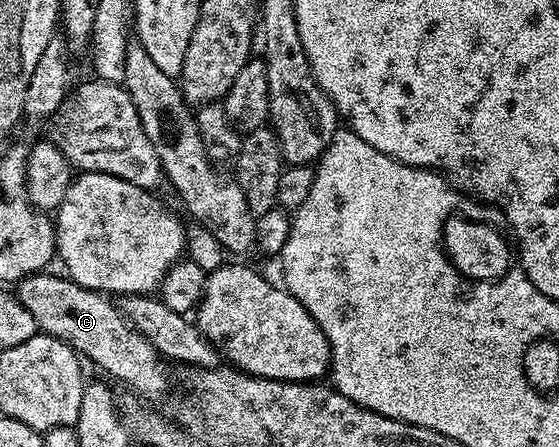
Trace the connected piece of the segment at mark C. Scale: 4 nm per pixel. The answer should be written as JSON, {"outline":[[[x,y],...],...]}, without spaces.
{"outline":[[[46,270],[36,272],[33,276],[25,276],[16,284],[18,300],[35,318],[39,329],[47,336],[63,340],[68,347],[78,353],[79,357],[85,358],[87,361],[90,359],[96,367],[103,368],[111,376],[111,378],[109,377],[111,381],[119,380],[120,383],[127,384],[136,395],[143,396],[146,400],[160,399],[170,388],[170,376],[166,373],[167,361],[155,350],[152,342],[148,342],[148,338],[144,338],[144,334],[140,334],[140,330],[136,330],[129,320],[122,317],[122,311],[109,295],[93,292],[90,288],[80,286],[65,274],[49,276],[48,273],[49,271]]]}

